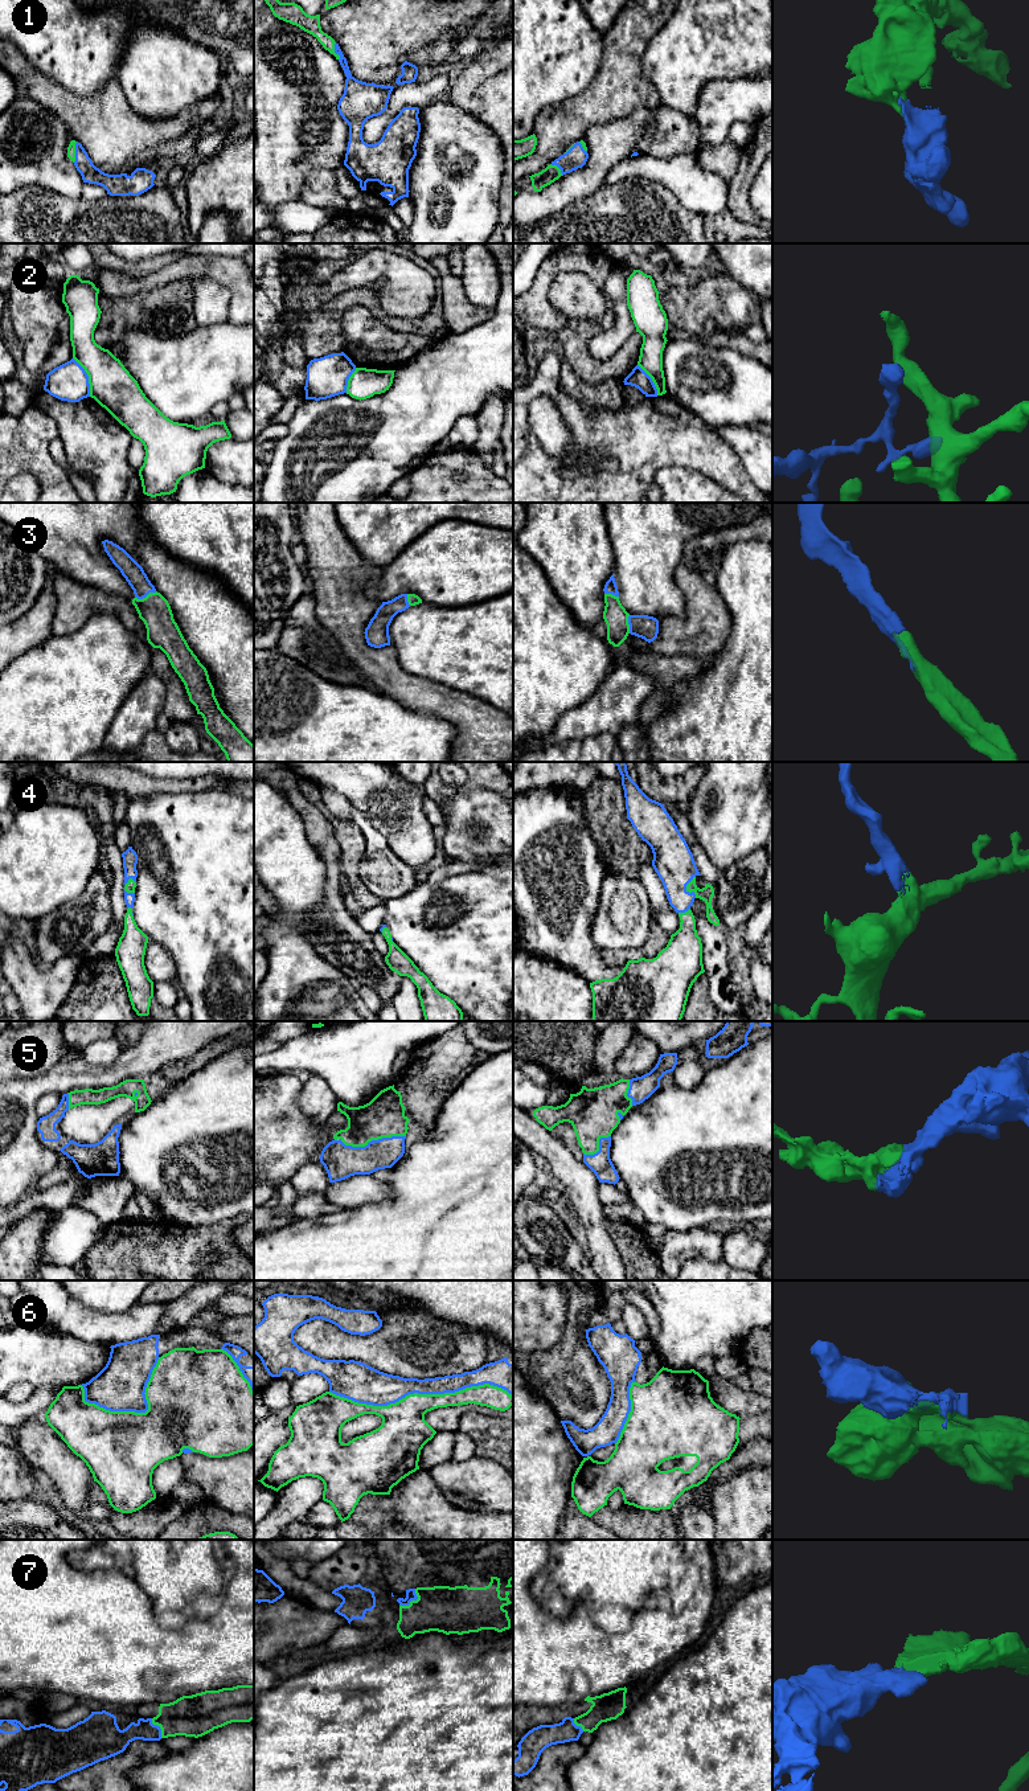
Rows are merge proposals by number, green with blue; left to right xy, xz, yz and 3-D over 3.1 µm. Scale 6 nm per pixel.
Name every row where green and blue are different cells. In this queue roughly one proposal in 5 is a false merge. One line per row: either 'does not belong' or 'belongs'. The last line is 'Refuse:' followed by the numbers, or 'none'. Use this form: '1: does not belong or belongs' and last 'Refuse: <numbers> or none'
1: belongs
2: does not belong
3: belongs
4: belongs
5: belongs
6: does not belong
7: belongs
Refuse: 2, 6

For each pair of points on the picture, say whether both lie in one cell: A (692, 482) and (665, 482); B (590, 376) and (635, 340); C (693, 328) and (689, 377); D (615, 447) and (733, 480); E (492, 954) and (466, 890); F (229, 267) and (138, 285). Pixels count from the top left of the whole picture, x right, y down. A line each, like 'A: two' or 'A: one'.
A: one
B: one
C: two
D: one
E: one
F: one

